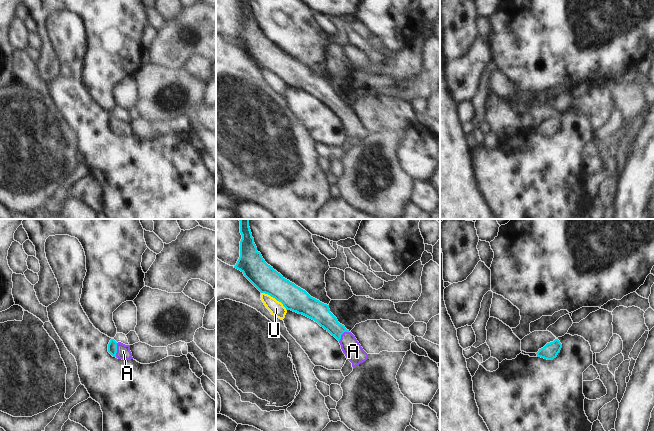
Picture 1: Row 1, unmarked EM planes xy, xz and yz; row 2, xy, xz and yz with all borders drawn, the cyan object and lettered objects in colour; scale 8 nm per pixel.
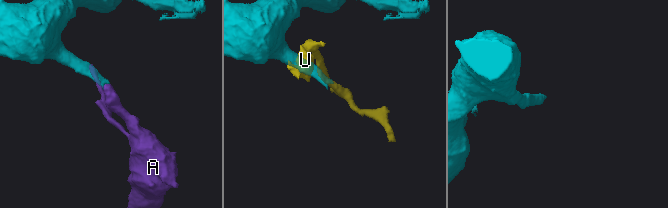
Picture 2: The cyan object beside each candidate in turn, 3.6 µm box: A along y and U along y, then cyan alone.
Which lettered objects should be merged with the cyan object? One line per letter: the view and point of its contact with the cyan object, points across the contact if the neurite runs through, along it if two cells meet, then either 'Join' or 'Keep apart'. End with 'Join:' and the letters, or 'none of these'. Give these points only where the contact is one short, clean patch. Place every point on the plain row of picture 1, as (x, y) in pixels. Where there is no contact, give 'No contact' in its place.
A: Touches cyan at xy (116, 126). Path across: xy (112, 122), (116, 126), (123, 127). Join
U: Touches cyan at xz (275, 74). Boundary: xz (261, 68), (274, 73), (286, 86). Keep apart
Join: A

